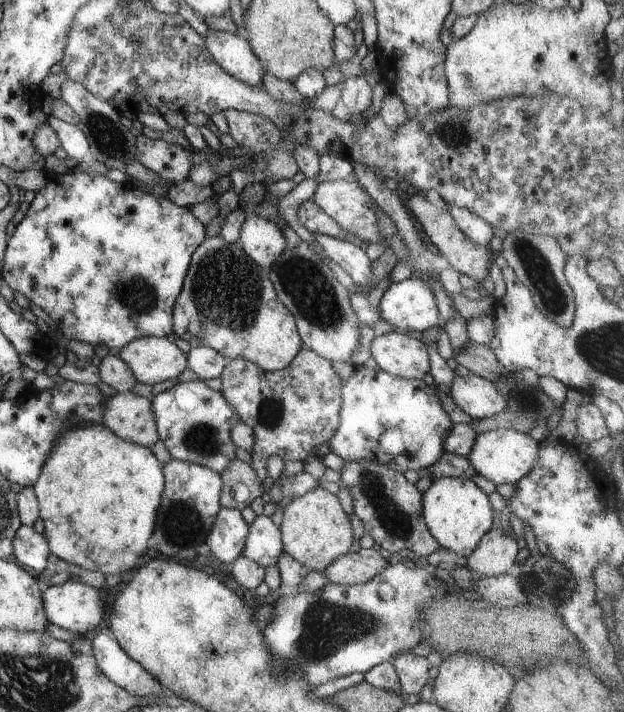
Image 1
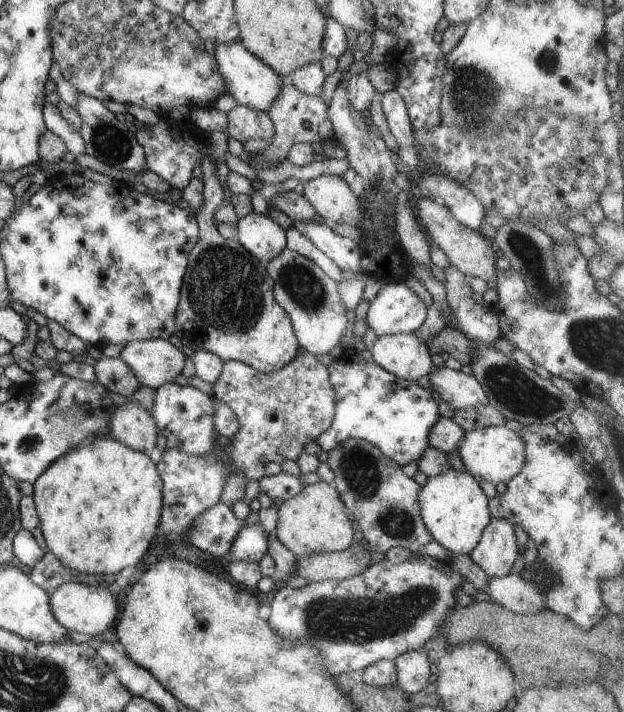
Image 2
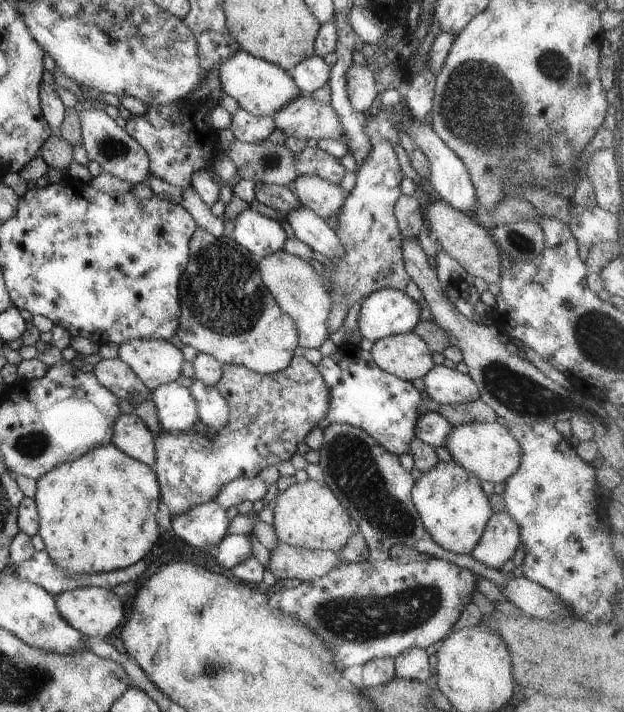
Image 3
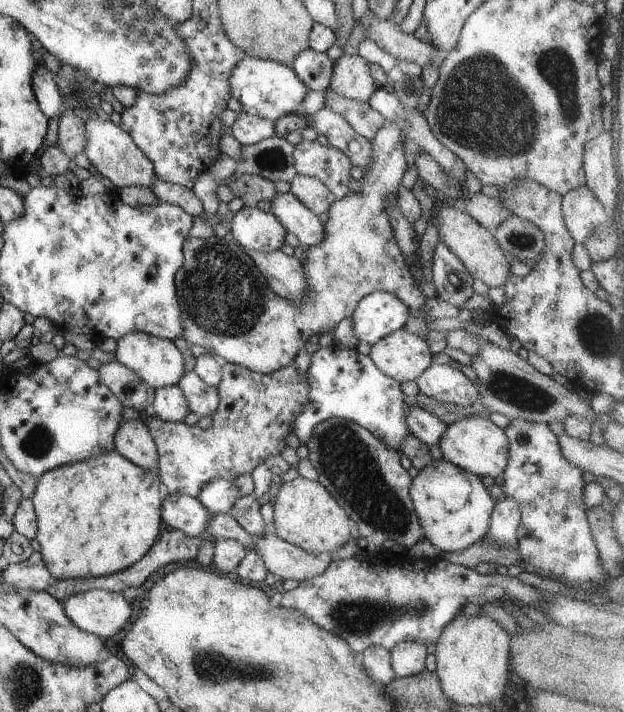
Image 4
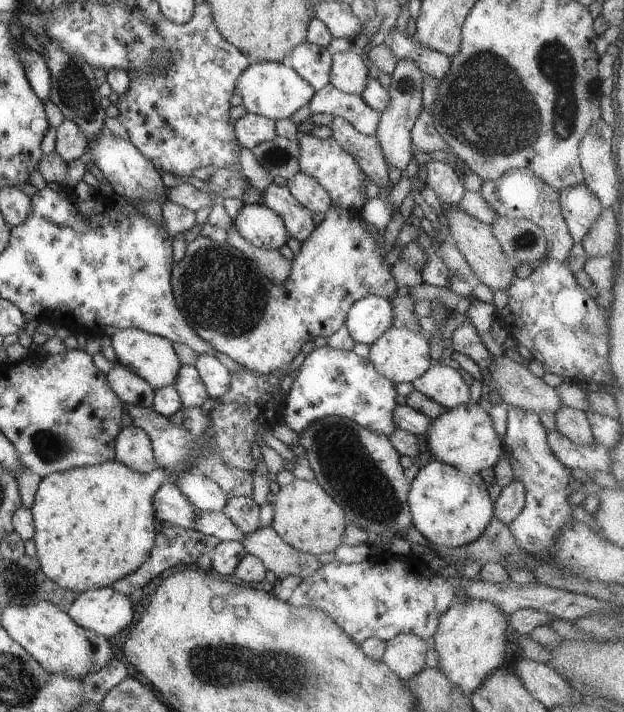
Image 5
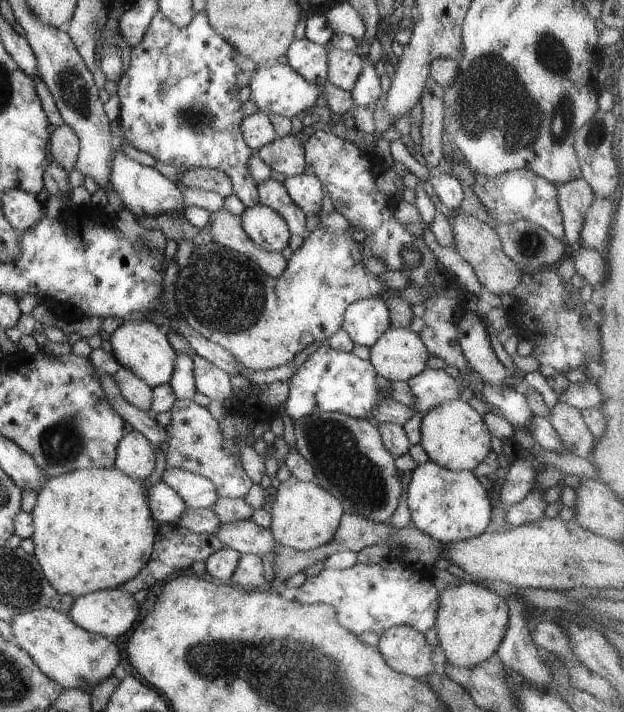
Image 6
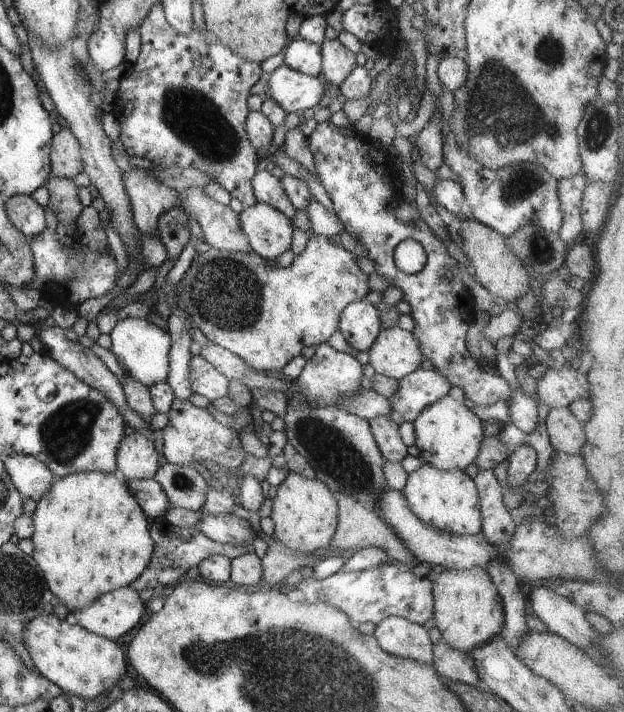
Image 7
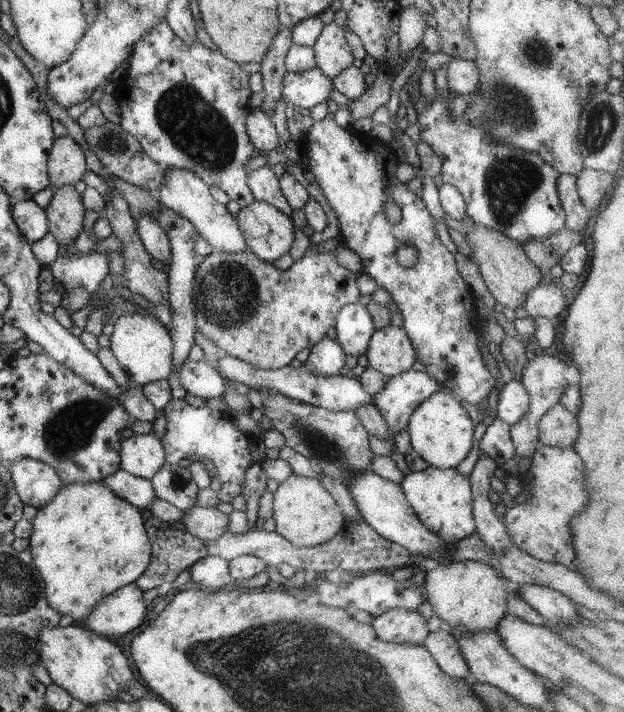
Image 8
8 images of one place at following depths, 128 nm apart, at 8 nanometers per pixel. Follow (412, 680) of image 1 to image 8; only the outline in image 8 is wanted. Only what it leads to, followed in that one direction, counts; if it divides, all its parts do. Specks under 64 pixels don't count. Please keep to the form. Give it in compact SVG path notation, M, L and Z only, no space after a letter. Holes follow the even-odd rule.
M392 608L374 617L371 622L376 636L386 642L422 646L428 636L427 620L418 610Z

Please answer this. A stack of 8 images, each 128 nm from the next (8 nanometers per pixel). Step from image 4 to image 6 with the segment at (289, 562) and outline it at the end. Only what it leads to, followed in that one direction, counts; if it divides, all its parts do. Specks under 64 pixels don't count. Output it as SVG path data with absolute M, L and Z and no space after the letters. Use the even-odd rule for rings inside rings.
M251 519L240 520L234 524L222 524L214 536L224 547L236 550L240 554L256 554L261 558L276 554L276 544L270 529L258 526Z

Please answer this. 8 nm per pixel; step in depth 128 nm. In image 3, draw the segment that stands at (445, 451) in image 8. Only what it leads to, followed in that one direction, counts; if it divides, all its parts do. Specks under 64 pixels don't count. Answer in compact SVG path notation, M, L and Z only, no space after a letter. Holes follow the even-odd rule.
M470 422L452 428L446 436L445 447L448 449L452 461L465 468L471 475L481 481L506 482L515 474L520 466L520 444L512 438L508 426L494 422Z

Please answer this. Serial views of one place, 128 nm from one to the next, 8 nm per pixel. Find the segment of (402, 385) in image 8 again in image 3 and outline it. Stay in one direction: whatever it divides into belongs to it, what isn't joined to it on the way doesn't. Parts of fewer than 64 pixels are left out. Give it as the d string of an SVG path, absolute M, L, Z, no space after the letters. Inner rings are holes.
M434 365L422 378L425 391L438 404L464 404L479 399L479 390L469 374L445 365Z

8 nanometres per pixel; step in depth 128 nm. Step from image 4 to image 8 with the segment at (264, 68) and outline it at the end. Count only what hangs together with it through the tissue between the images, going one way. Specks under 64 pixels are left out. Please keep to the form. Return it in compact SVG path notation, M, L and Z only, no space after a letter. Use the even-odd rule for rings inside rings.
M316 67L303 73L286 71L281 96L287 105L292 104L296 109L308 110L329 100L328 96L332 90L331 78Z

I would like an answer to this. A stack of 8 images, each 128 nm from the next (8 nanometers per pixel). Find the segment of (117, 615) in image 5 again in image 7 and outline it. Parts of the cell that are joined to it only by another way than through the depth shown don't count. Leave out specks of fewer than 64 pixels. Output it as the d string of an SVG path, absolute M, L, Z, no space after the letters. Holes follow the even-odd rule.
M128 585L102 594L84 610L70 613L67 619L68 624L80 625L114 641L138 625L146 611L145 606L139 592Z

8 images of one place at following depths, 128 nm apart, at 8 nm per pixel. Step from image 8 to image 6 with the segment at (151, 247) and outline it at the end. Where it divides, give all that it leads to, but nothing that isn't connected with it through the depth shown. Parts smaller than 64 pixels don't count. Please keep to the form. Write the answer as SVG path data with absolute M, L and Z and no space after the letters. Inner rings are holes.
M114 151L112 154L110 182L122 199L124 208L128 209L136 218L181 212L185 208L184 194L174 179L164 177L154 167L142 165L134 159L130 159L125 153Z

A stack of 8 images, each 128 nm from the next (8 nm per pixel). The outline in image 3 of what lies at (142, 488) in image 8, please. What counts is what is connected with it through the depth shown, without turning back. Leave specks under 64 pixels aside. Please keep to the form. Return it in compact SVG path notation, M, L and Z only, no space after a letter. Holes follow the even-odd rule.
M206 502L182 512L180 516L171 516L172 528L186 544L208 551L228 534L231 520L228 520L226 510L218 502Z

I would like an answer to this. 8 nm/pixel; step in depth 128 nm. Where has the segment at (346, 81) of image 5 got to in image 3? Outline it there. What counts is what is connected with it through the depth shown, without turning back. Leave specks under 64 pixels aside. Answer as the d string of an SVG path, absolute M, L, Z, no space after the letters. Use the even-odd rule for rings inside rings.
M352 64L346 74L346 90L352 108L364 113L377 107L380 93L376 90L374 70L368 65Z

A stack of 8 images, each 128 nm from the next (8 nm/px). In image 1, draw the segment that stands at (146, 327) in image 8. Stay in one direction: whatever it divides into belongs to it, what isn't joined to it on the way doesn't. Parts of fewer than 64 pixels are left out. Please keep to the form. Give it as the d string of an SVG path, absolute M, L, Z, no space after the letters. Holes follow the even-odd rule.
M147 336L133 340L120 349L119 357L128 365L137 382L158 384L172 378L178 378L188 366L187 354L183 354L176 343L167 337Z

